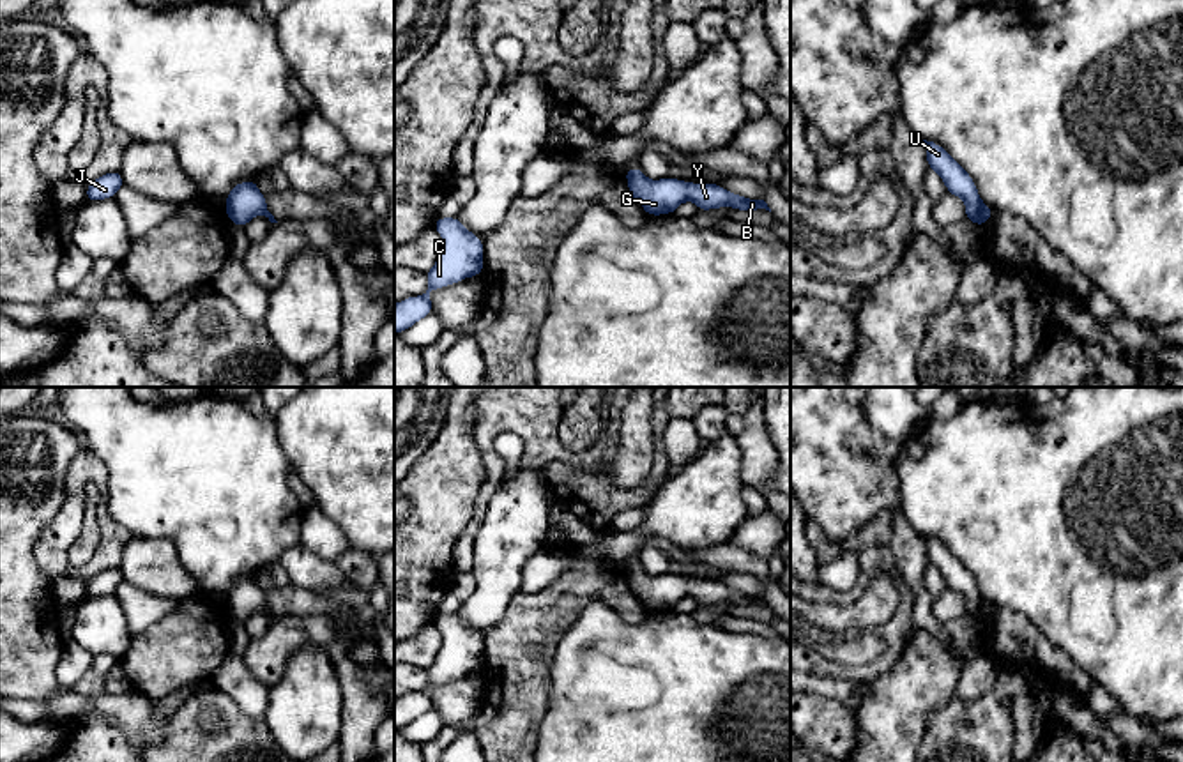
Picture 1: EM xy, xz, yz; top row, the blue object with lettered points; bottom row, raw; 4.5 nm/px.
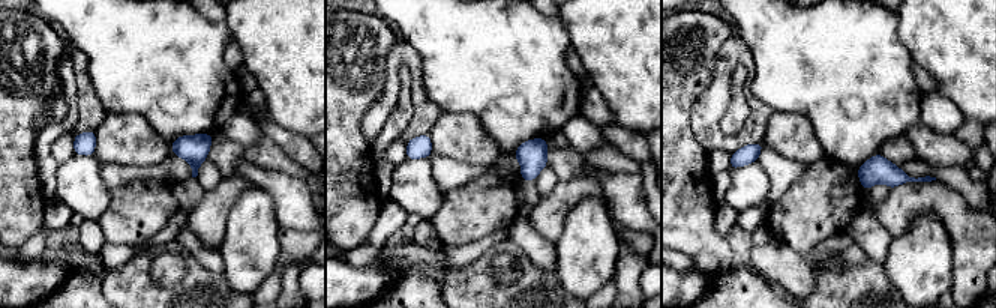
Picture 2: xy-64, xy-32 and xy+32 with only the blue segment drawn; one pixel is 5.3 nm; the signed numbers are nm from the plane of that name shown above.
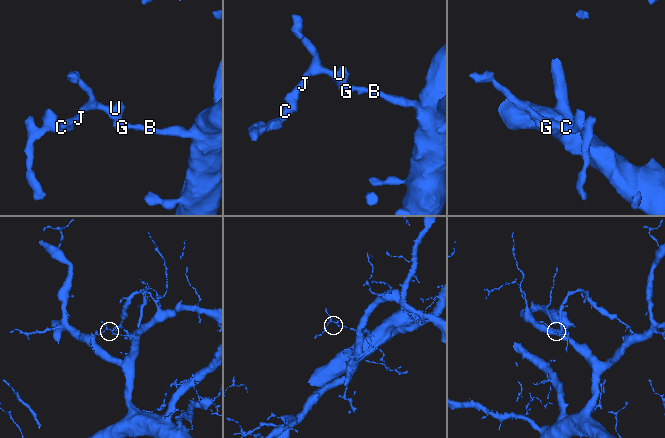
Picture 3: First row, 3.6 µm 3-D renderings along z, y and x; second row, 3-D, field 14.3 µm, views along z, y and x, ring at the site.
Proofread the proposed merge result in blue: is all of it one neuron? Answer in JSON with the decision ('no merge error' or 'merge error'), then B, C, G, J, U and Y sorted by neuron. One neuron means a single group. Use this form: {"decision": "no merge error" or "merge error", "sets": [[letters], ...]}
{"decision": "no merge error", "sets": [["B", "C", "G", "J", "U", "Y"]]}

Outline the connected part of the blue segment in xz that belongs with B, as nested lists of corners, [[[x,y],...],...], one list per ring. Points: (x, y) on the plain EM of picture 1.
[[[642,564],[622,568],[628,575],[630,591],[642,601],[649,612],[674,610],[683,598],[695,598],[700,608],[734,603],[736,606],[769,606],[764,596],[752,596],[727,587],[718,580],[698,578],[691,580],[665,573],[649,576]]]

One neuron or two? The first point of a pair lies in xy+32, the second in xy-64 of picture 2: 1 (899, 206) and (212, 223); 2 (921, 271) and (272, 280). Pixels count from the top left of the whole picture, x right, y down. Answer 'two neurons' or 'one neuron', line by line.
1: one neuron
2: two neurons

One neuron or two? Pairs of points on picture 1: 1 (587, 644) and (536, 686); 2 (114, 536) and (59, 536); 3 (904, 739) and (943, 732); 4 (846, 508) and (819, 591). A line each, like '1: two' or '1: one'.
1: two
2: one
3: two
4: two

